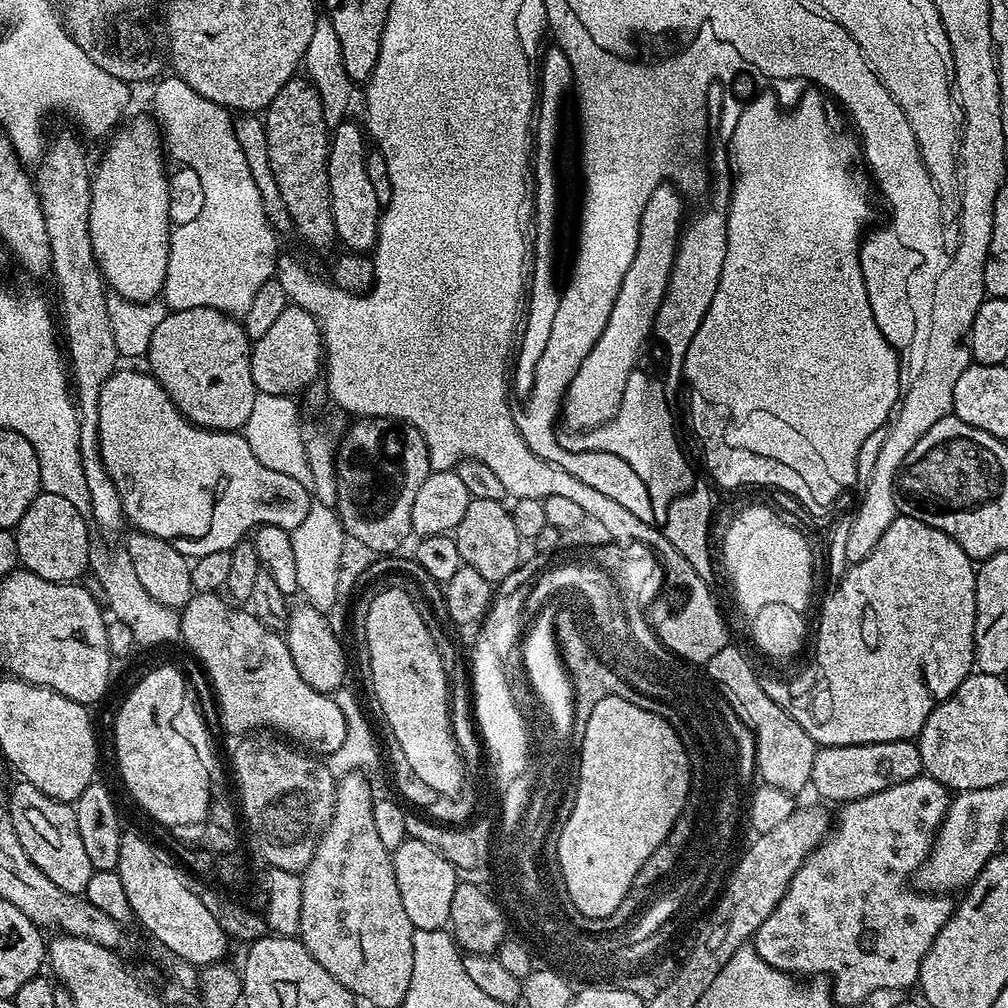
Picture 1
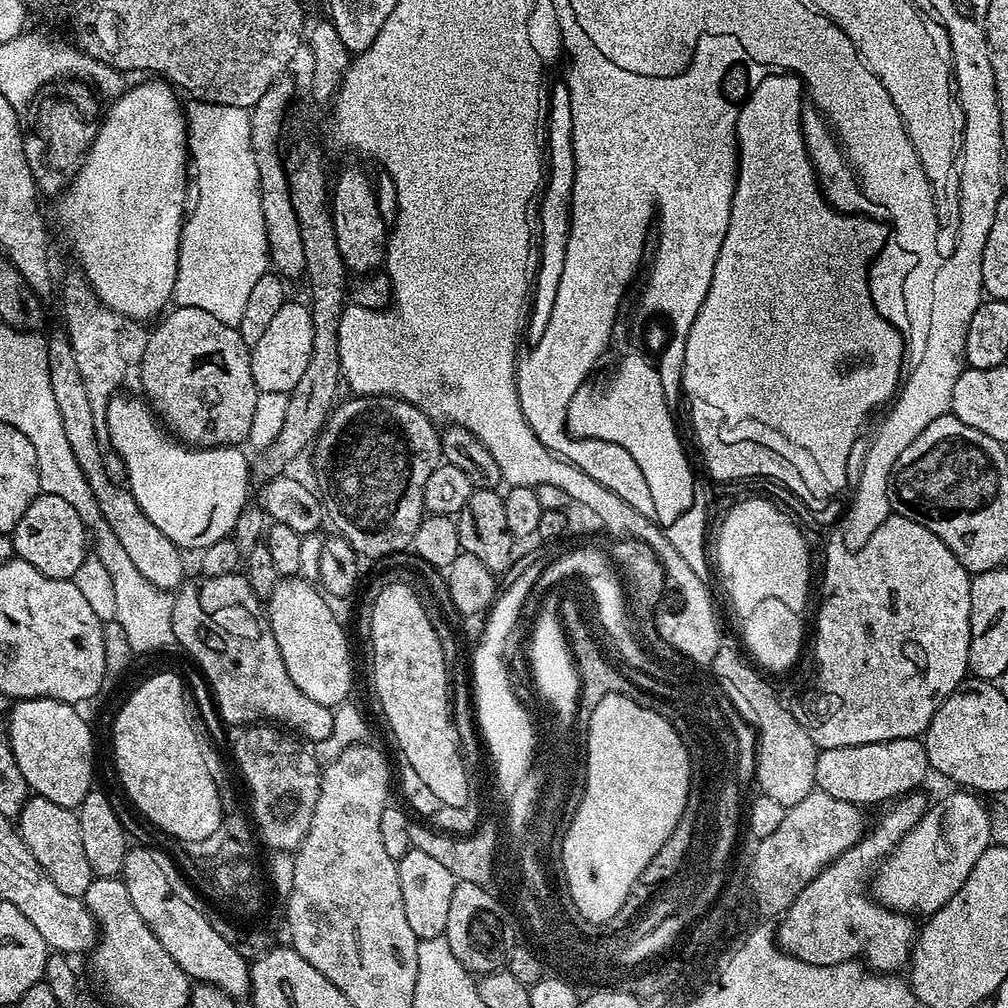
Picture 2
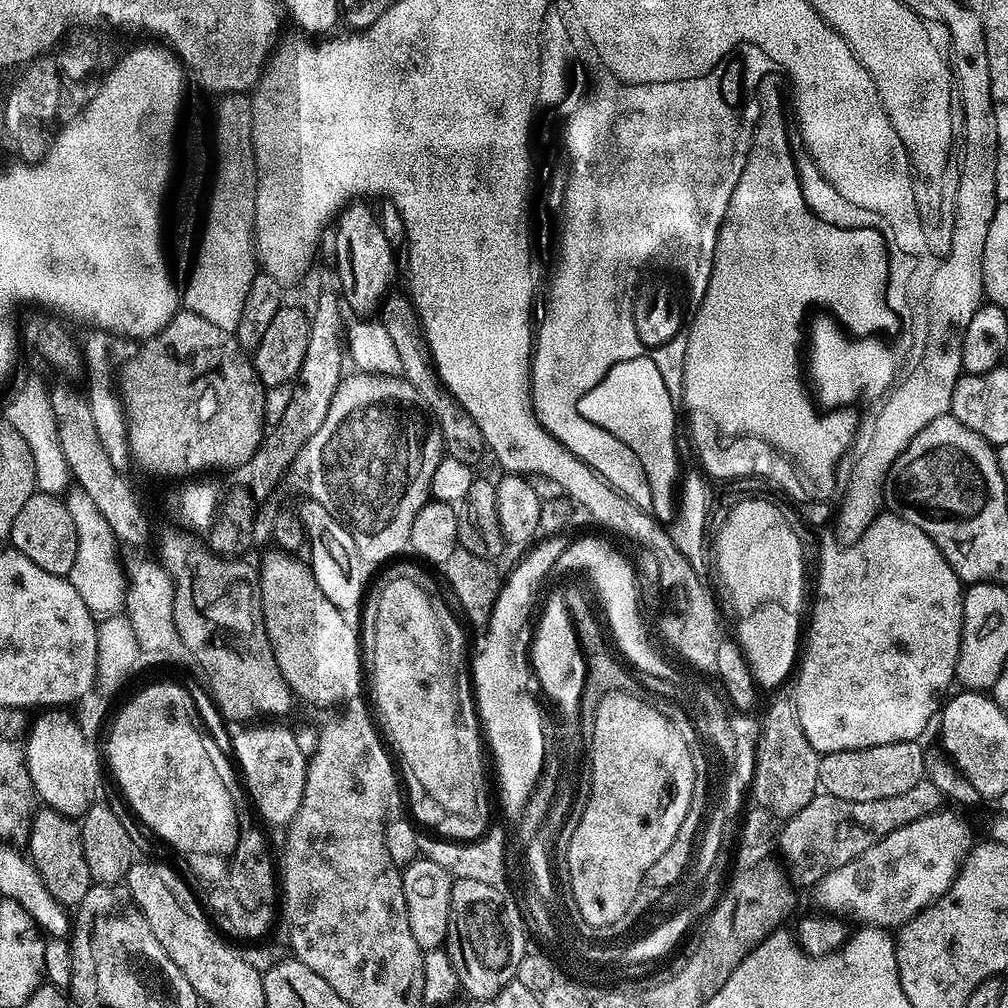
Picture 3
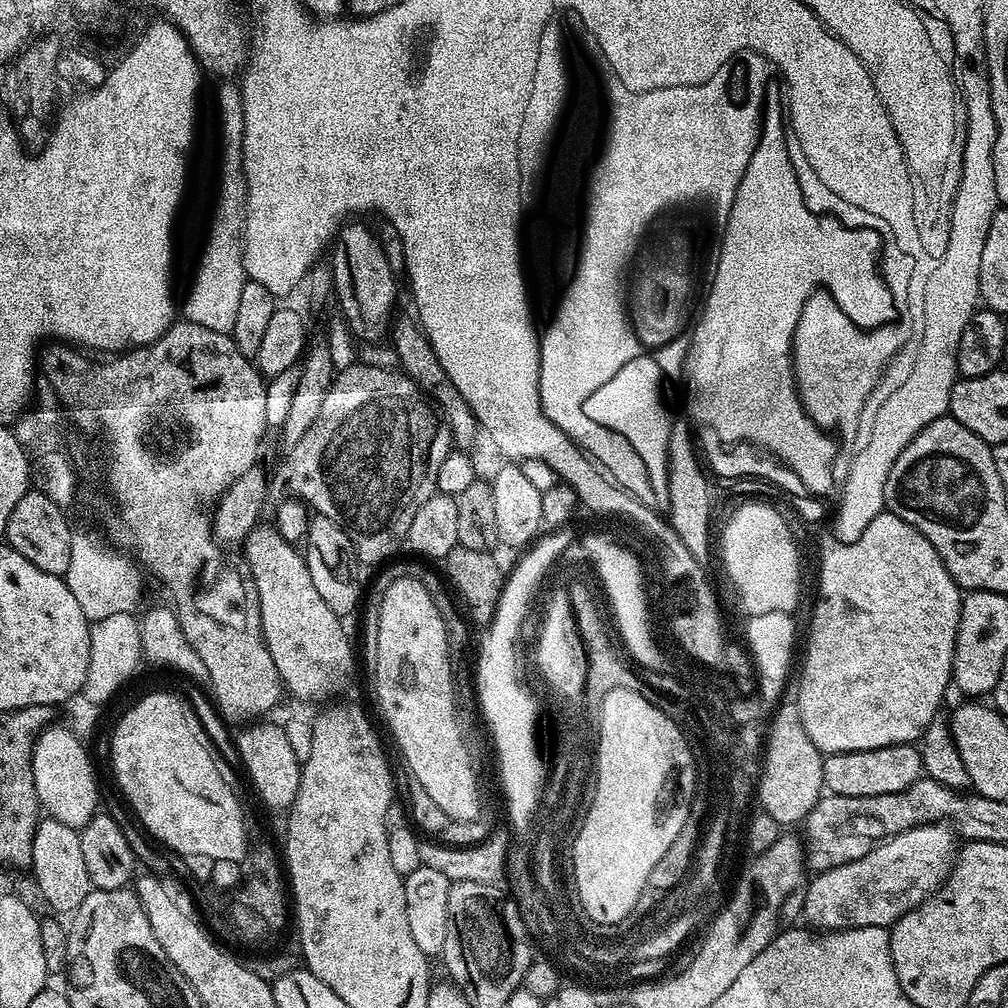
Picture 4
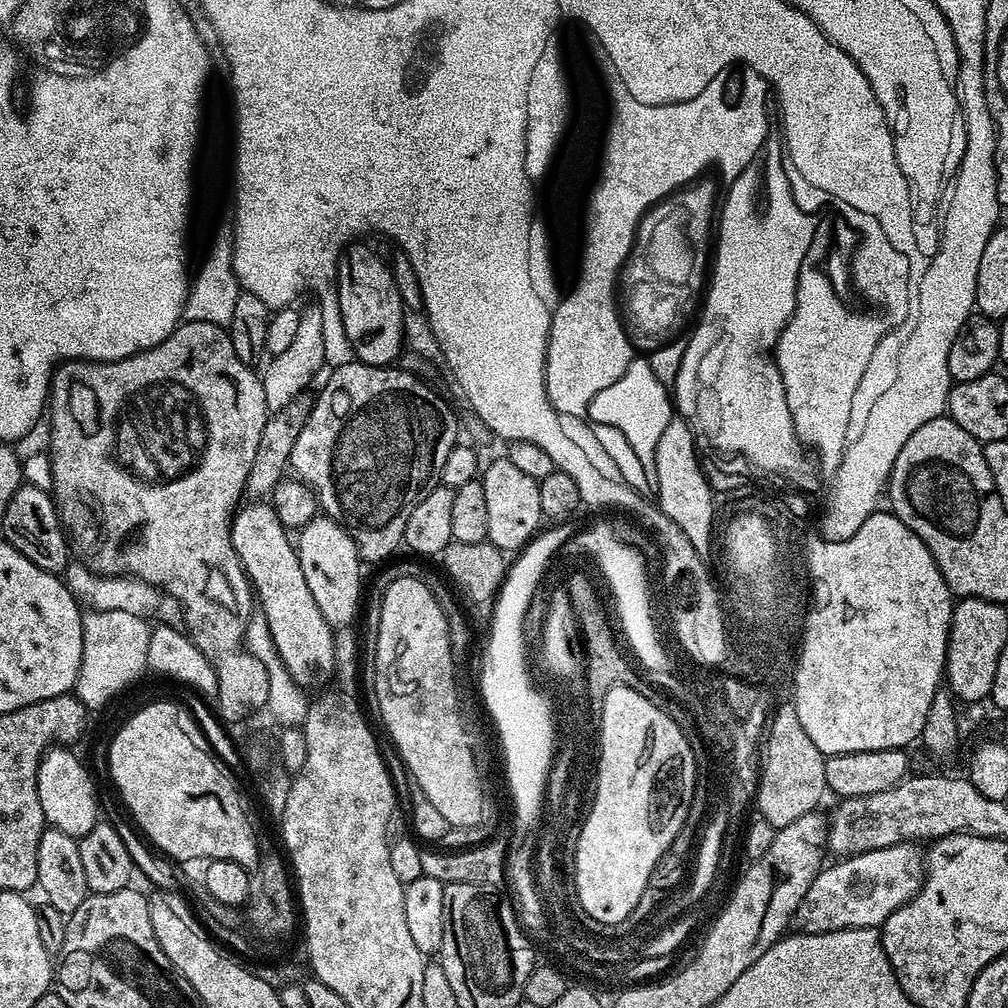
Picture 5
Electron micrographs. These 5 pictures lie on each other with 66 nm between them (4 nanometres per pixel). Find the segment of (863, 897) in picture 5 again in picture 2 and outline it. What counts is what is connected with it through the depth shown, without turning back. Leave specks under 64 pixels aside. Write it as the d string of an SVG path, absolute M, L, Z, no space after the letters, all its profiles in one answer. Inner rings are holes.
M952 790L949 796L933 803L921 820L884 857L870 880L870 895L882 906L901 914L937 912L970 878L974 862L992 844L992 813L972 790Z

